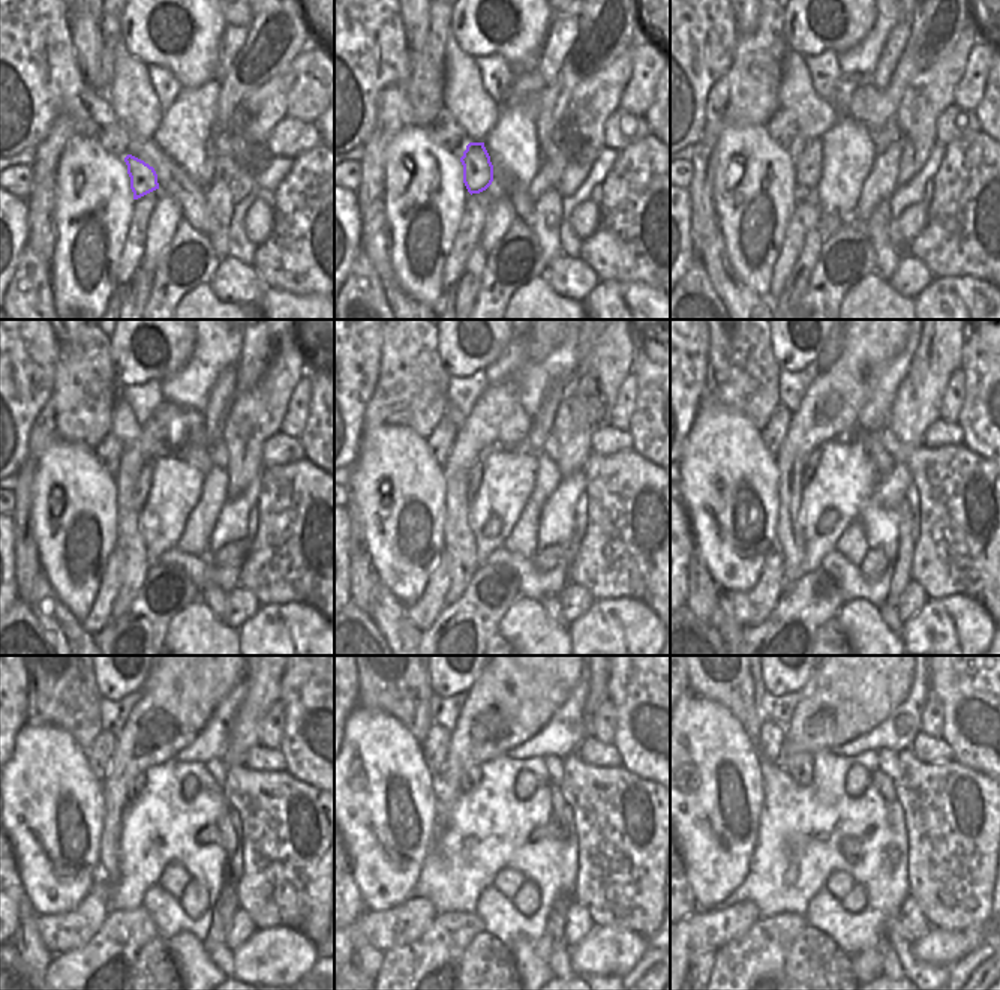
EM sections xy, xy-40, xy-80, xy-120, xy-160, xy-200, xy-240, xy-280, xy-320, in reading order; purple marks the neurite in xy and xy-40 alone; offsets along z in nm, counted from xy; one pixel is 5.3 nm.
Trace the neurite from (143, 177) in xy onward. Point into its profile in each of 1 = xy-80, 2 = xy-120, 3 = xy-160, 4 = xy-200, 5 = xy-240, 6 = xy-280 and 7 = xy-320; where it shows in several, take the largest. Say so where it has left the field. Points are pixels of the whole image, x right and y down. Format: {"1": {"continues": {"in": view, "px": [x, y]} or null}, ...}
{"1": {"continues": {"in": "xy-80", "px": [810, 164]}}, "2": {"continues": {"in": "xy-120", "px": [140, 492]}}, "3": {"continues": {"in": "xy-160", "px": [477, 470]}}, "4": {"continues": {"in": "xy-200", "px": [811, 462]}}, "5": {"continues": {"in": "xy-240", "px": [140, 782]}}, "6": {"continues": {"in": "xy-280", "px": [470, 780]}}, "7": {"continues": {"in": "xy-320", "px": [799, 765]}}}

